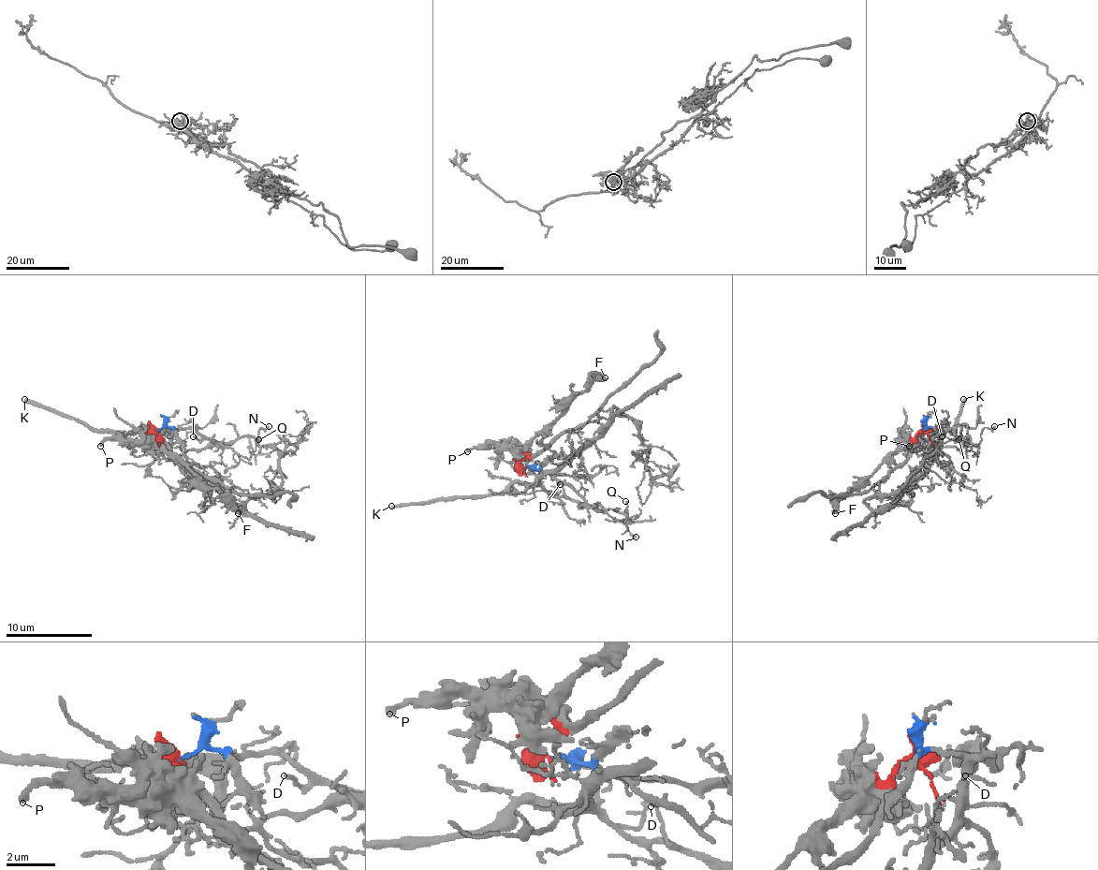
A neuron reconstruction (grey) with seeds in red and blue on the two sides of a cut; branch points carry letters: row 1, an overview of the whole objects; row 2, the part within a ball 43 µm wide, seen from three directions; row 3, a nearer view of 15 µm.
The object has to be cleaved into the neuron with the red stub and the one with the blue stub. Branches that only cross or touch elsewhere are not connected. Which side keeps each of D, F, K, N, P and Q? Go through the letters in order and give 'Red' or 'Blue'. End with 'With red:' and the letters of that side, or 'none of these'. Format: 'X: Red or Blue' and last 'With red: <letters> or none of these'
D: Blue
F: Red
K: Blue
N: Blue
P: Red
Q: Blue
With red: F, P

